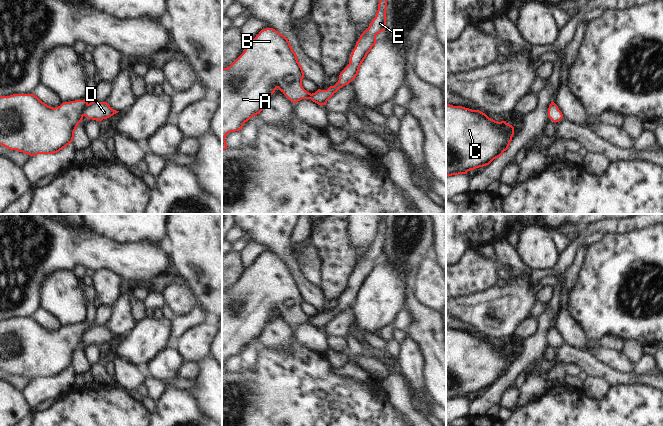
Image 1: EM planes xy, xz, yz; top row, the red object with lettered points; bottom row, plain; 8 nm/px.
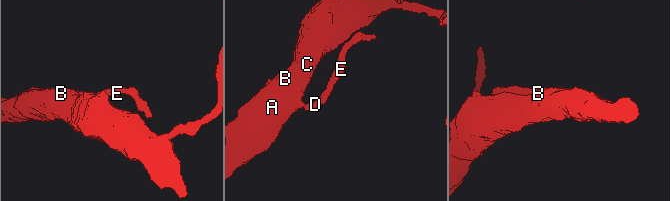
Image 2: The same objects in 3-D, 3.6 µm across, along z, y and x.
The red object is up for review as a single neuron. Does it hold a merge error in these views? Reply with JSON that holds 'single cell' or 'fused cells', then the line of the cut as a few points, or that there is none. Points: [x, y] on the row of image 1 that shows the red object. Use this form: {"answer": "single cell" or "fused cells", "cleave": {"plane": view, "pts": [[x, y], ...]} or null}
{"answer": "fused cells", "cleave": {"plane": "xy", "pts": [[88, 104], [83, 115]]}}

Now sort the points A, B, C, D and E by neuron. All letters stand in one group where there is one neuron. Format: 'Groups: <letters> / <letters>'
Groups: A B C / D E.

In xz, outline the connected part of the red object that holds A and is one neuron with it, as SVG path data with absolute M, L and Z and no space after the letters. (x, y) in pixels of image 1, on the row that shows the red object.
M273 28L261 30L236 60L222 69L222 151L228 148L227 134L241 130L250 118L260 114L277 88L293 103L310 99L312 94L302 86L304 77L288 39Z

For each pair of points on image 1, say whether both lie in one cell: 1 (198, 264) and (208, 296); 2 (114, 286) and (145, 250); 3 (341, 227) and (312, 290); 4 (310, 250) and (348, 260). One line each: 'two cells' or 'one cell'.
1: one cell
2: two cells
3: two cells
4: two cells

